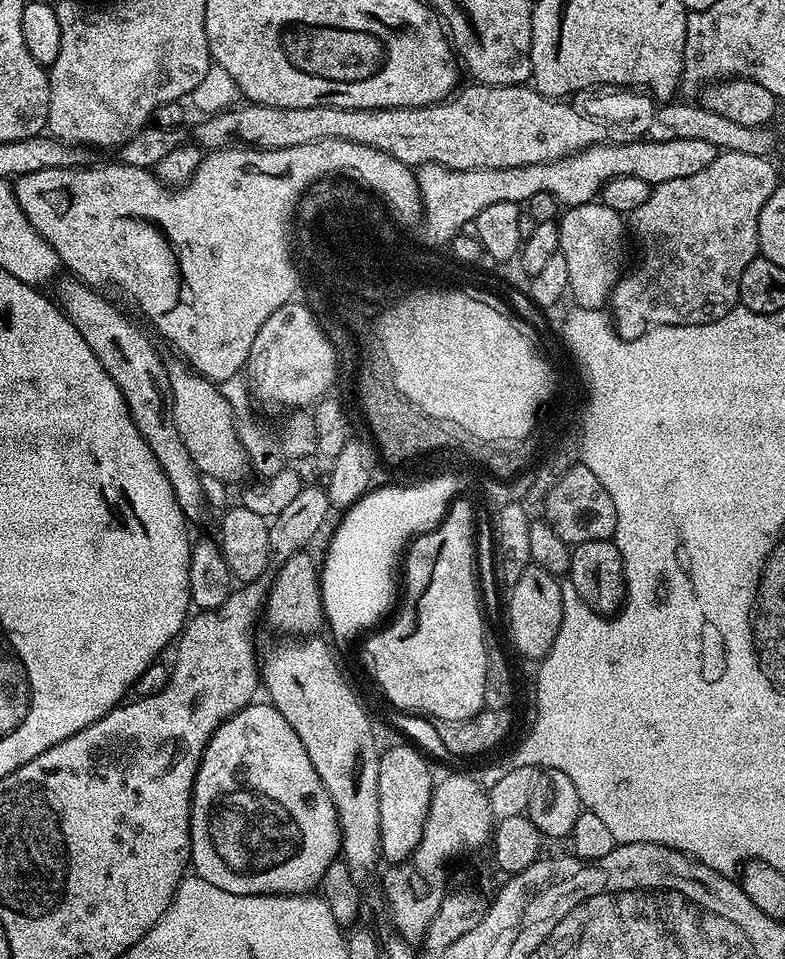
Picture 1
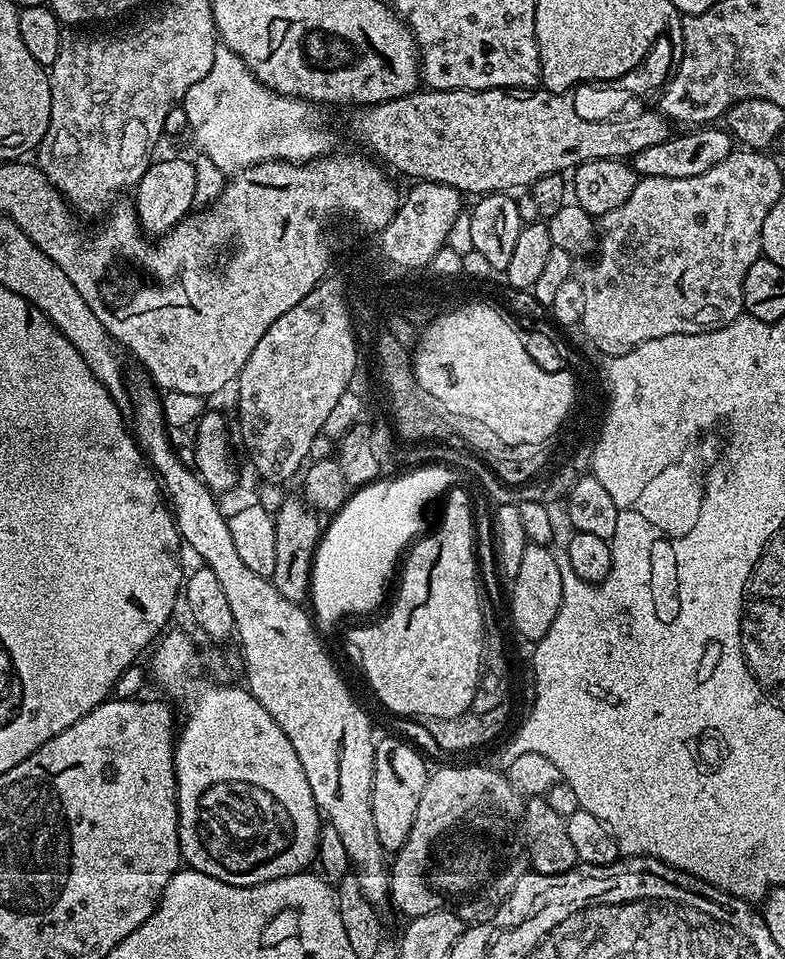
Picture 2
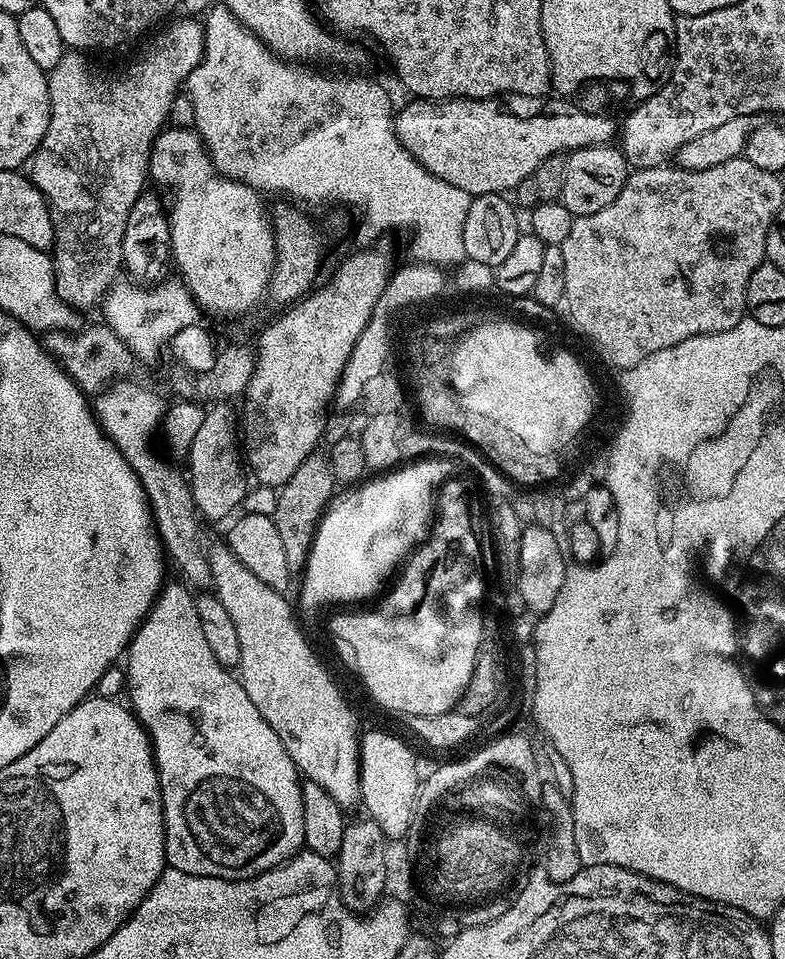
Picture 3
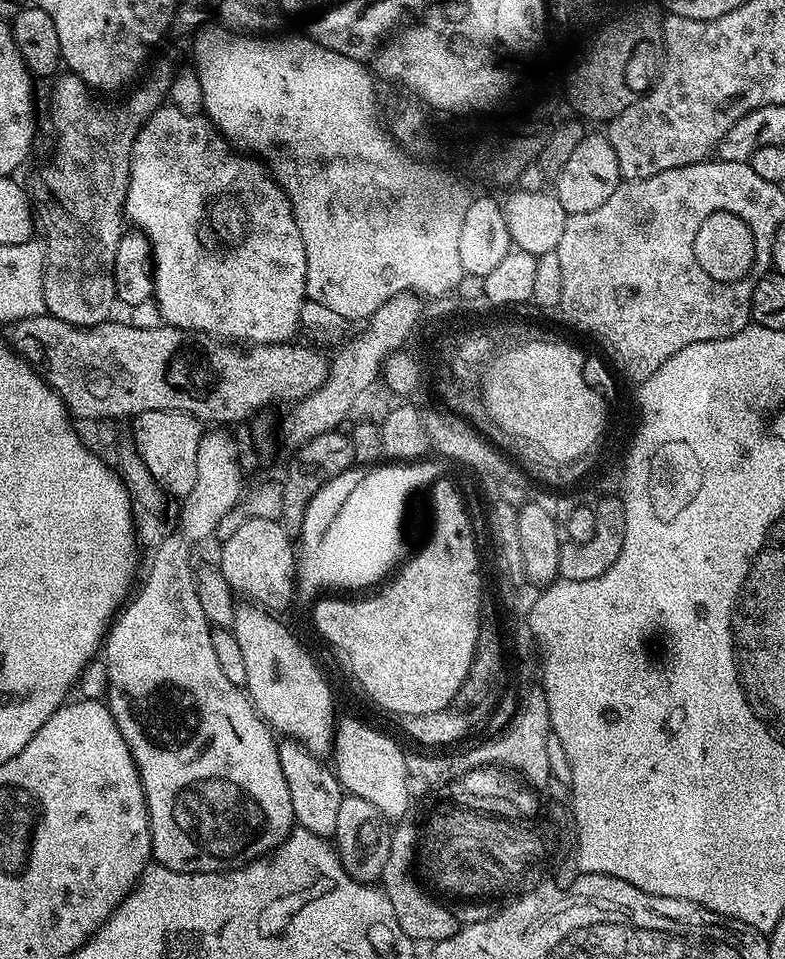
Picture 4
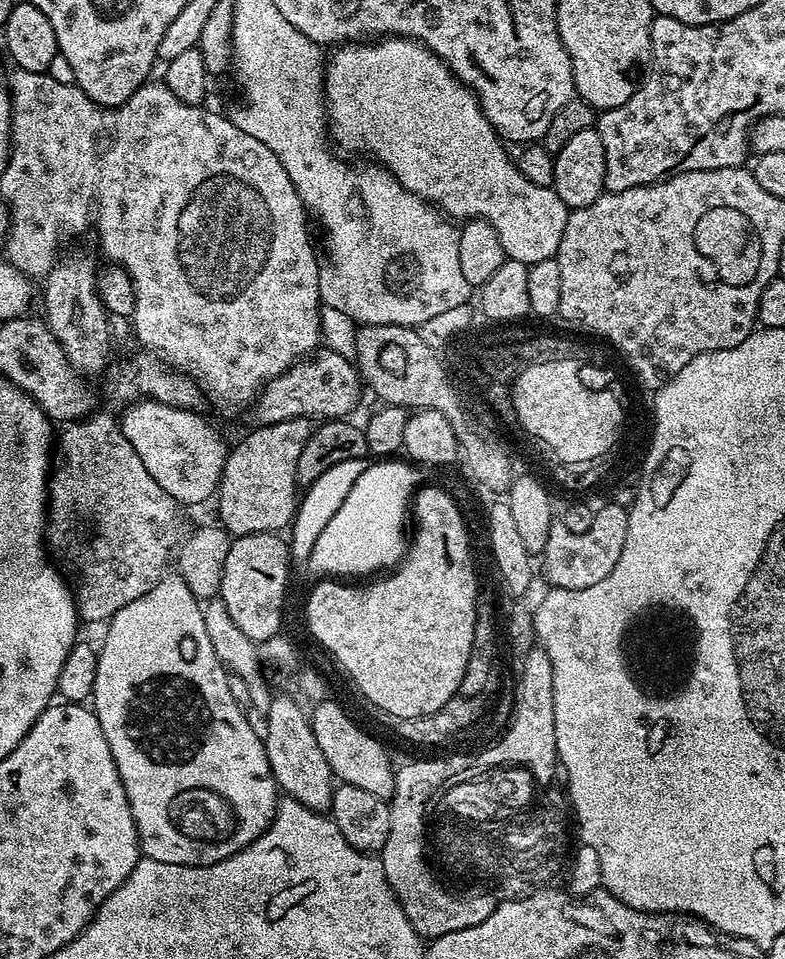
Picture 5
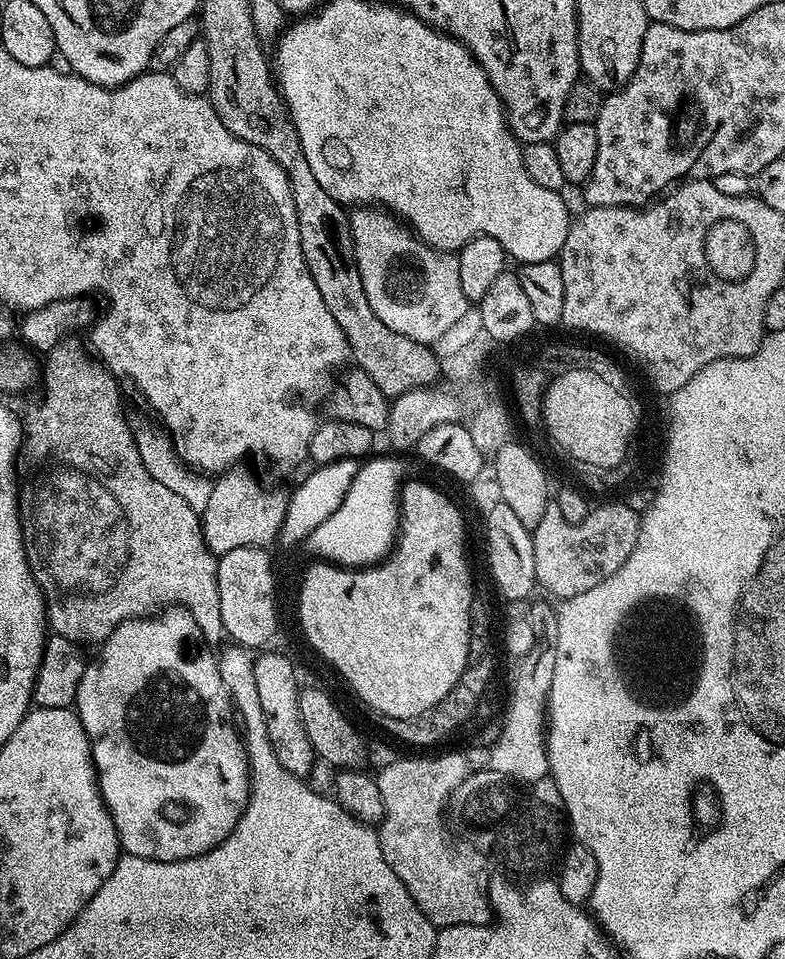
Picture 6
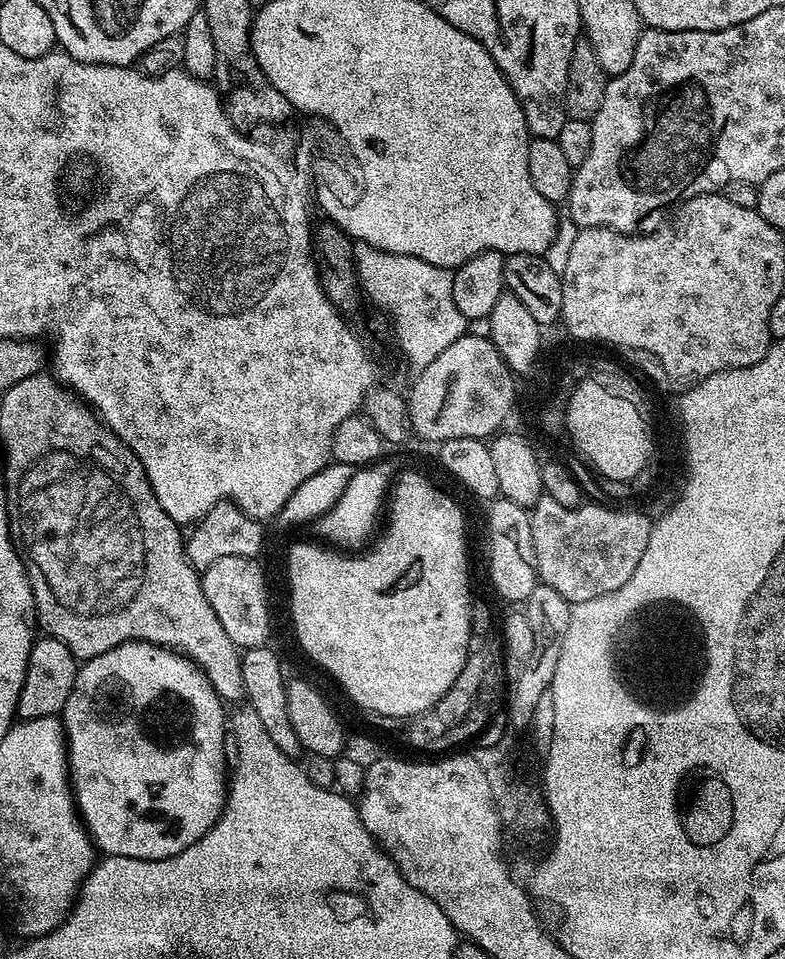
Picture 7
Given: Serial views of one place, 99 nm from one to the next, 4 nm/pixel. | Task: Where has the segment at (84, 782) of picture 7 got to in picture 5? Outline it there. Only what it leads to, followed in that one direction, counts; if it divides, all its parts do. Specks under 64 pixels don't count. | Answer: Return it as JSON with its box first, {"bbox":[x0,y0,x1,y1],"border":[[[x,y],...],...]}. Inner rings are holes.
{"bbox":[90,574,278,868],"border":[[[165,574],[150,591],[142,594],[142,598],[122,606],[122,610],[115,612],[111,620],[107,621],[106,628],[108,633],[104,636],[104,645],[99,645],[98,648],[98,670],[92,687],[90,707],[102,726],[102,734],[106,734],[106,746],[110,746],[114,766],[126,790],[126,798],[140,839],[141,853],[149,860],[157,860],[163,864],[180,864],[184,868],[210,866],[214,862],[230,858],[248,844],[253,844],[272,825],[272,819],[276,816],[278,789],[276,779],[272,777],[270,762],[266,758],[261,733],[257,725],[255,728],[248,721],[248,716],[244,713],[247,711],[241,704],[234,702],[234,694],[230,694],[229,673],[214,654],[214,646],[210,646],[201,601],[196,599],[190,586],[186,586],[179,574]]]}

